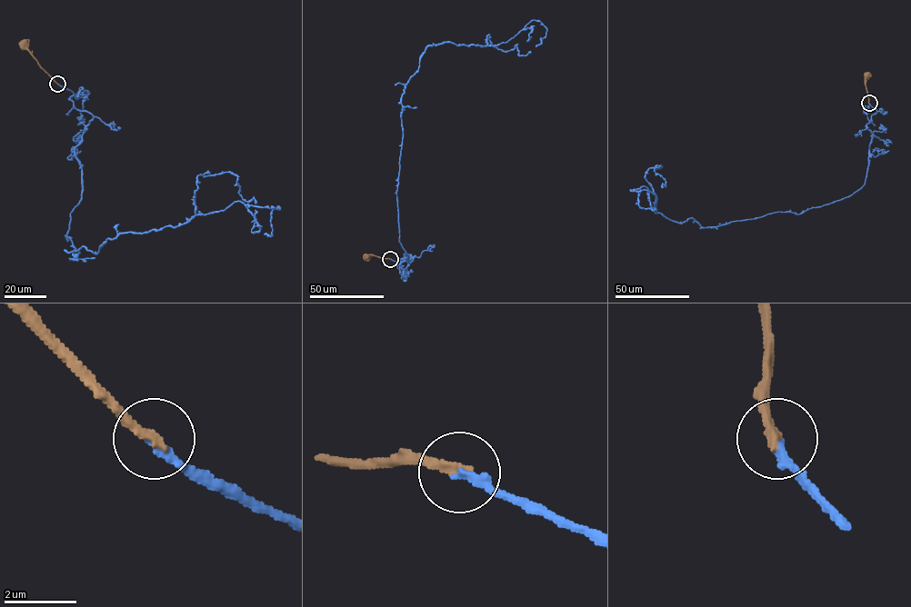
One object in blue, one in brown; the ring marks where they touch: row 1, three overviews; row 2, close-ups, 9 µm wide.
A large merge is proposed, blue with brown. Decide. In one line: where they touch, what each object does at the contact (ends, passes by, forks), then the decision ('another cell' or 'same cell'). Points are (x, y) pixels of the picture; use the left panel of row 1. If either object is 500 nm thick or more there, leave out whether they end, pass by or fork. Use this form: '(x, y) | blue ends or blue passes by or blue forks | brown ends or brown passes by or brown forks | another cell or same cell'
(57, 84) | blue ends | brown ends | another cell

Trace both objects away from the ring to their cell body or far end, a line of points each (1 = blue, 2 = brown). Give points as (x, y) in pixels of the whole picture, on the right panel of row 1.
1: (869, 103), (865, 184), (851, 194), (702, 227), (655, 213), (645, 186), (630, 190), (645, 189), (656, 210)
2: (869, 103), (865, 80), (867, 75)

